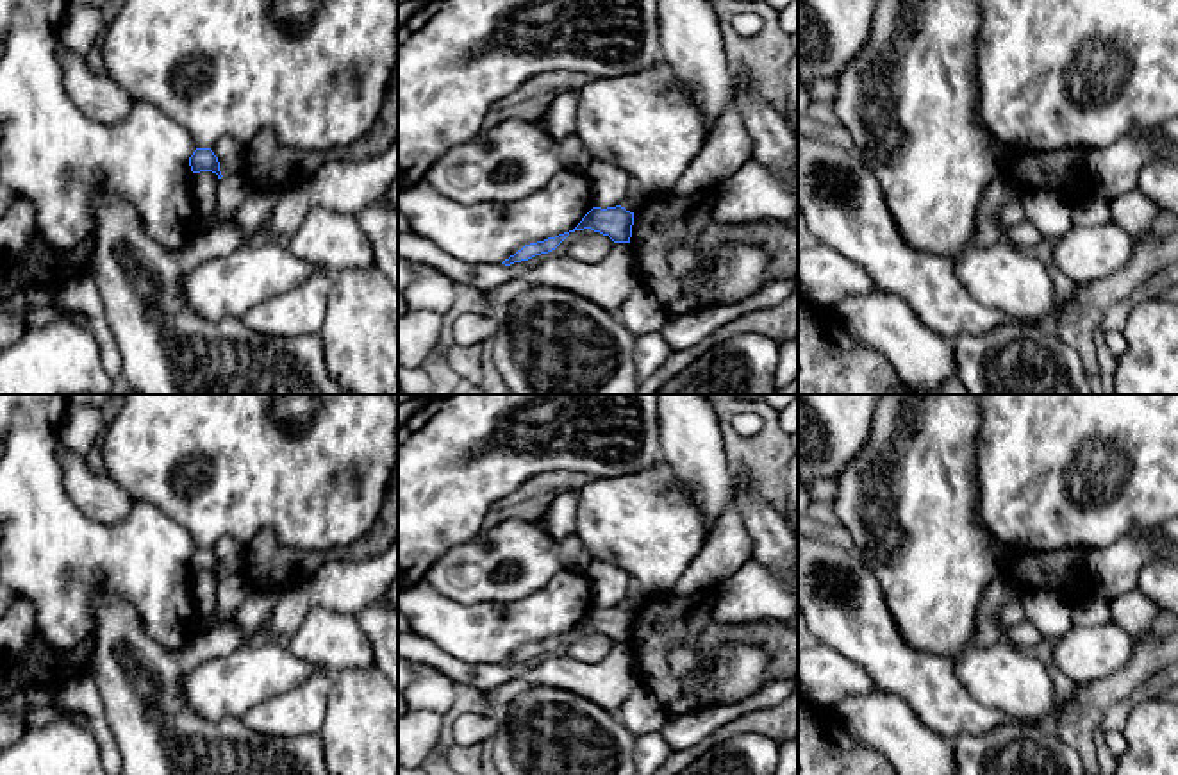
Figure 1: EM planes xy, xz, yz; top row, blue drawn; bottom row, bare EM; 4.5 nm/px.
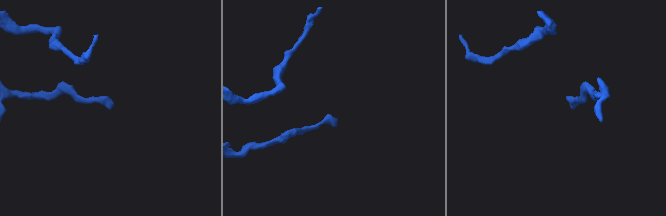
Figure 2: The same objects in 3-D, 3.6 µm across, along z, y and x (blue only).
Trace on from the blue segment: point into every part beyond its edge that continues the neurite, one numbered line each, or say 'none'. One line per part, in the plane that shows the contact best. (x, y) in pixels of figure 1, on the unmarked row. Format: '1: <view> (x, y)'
none

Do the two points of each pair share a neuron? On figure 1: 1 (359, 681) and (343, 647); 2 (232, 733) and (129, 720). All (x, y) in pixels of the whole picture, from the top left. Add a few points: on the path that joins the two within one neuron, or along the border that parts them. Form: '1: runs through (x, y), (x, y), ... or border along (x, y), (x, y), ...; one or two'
1: border along (373, 665), (340, 670), (332, 677); two
2: runs through (207, 733), (175, 733), (165, 722), (154, 722); one

